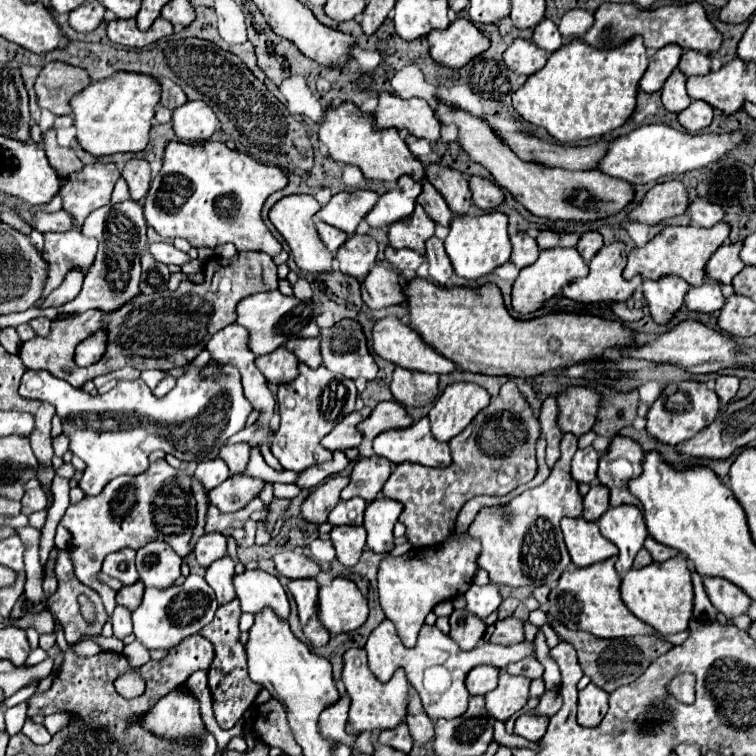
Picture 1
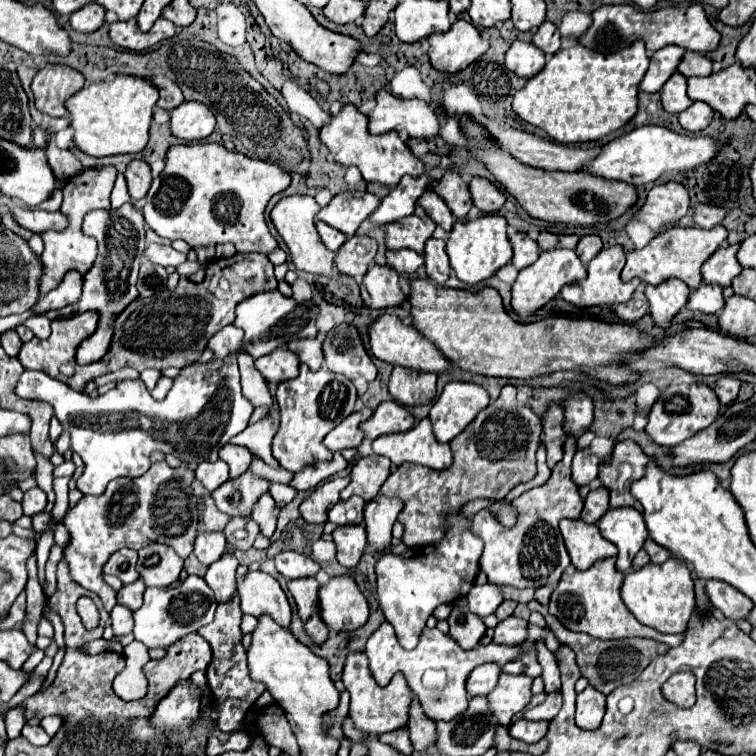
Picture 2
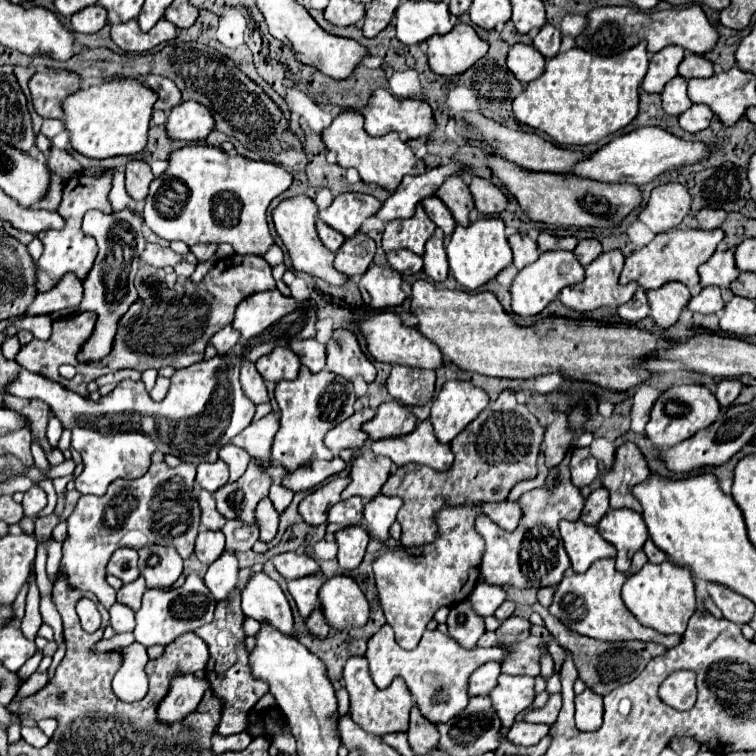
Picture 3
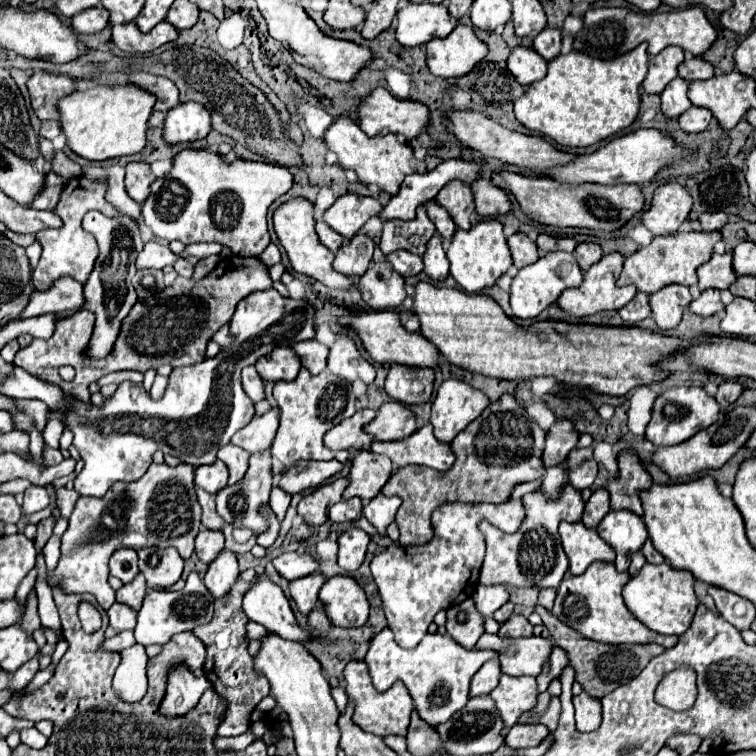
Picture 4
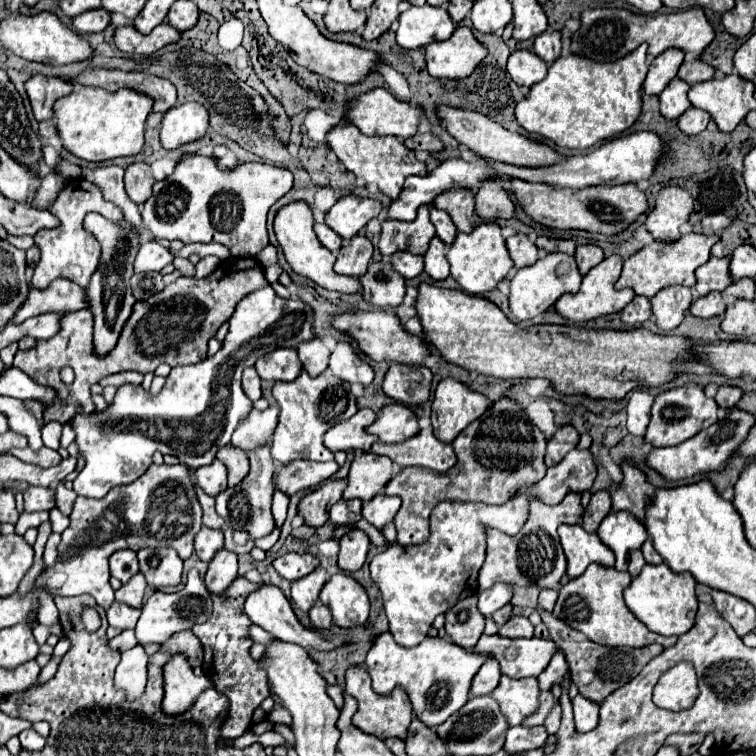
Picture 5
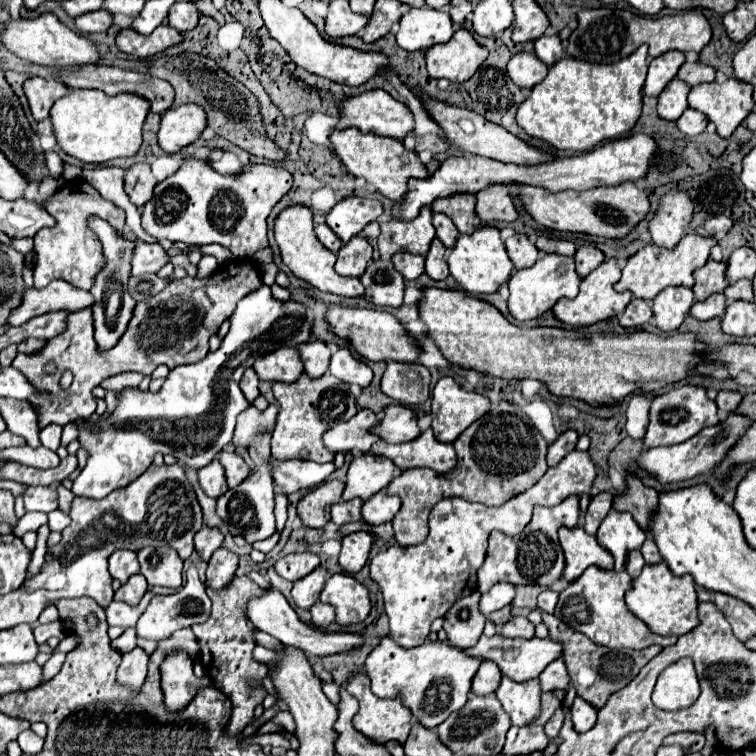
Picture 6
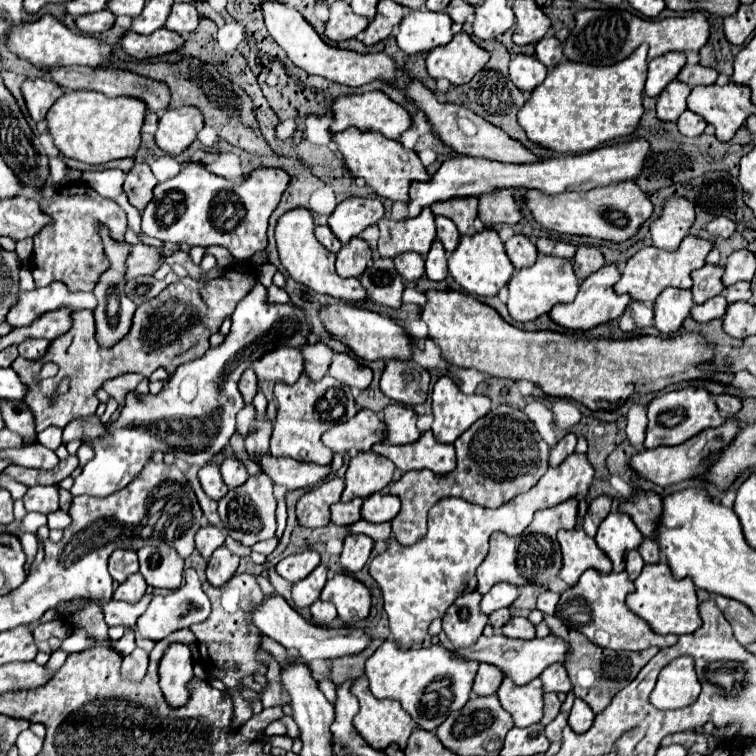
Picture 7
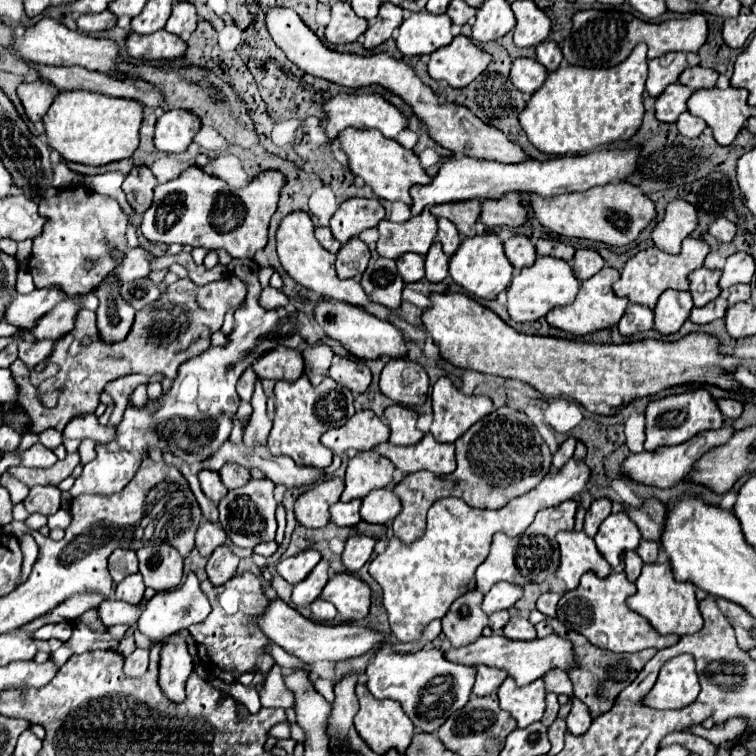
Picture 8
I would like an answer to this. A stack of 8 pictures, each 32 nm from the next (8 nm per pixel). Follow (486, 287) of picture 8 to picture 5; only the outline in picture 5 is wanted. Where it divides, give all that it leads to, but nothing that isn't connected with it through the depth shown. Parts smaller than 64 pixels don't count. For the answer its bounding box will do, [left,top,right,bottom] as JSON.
[448,224,512,294]

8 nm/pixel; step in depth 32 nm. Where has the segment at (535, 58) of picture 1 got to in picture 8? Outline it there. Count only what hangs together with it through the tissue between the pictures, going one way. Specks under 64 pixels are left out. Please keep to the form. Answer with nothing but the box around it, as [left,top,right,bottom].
[510,58,548,94]

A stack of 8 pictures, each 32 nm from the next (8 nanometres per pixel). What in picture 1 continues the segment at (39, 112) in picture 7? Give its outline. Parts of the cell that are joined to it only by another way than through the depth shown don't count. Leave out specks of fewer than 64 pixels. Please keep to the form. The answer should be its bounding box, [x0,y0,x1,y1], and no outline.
[34,62,90,116]

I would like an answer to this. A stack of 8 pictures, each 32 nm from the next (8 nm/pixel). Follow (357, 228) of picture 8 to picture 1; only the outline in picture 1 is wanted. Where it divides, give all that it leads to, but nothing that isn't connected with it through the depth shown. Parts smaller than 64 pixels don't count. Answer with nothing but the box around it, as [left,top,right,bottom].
[316,190,378,234]

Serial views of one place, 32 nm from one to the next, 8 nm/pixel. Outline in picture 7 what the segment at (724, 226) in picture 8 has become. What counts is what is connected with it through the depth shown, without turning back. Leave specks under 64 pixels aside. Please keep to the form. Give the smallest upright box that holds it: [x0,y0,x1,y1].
[706,216,736,238]

